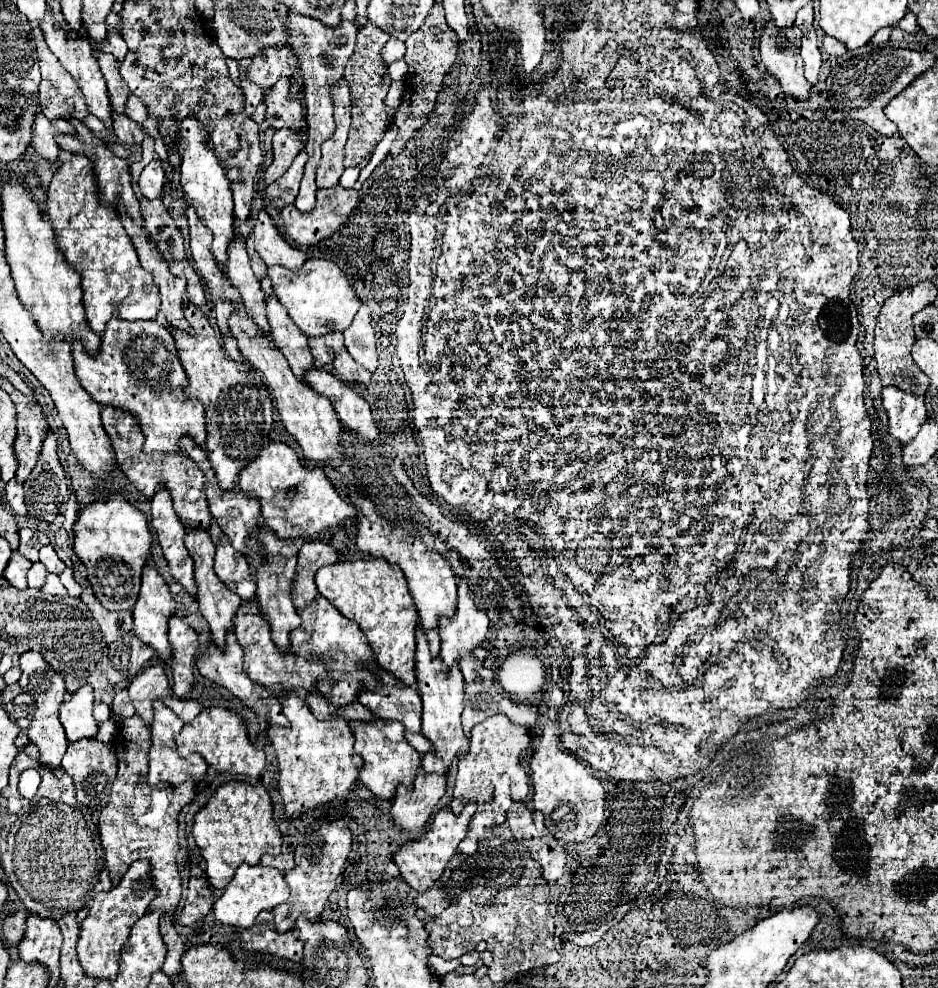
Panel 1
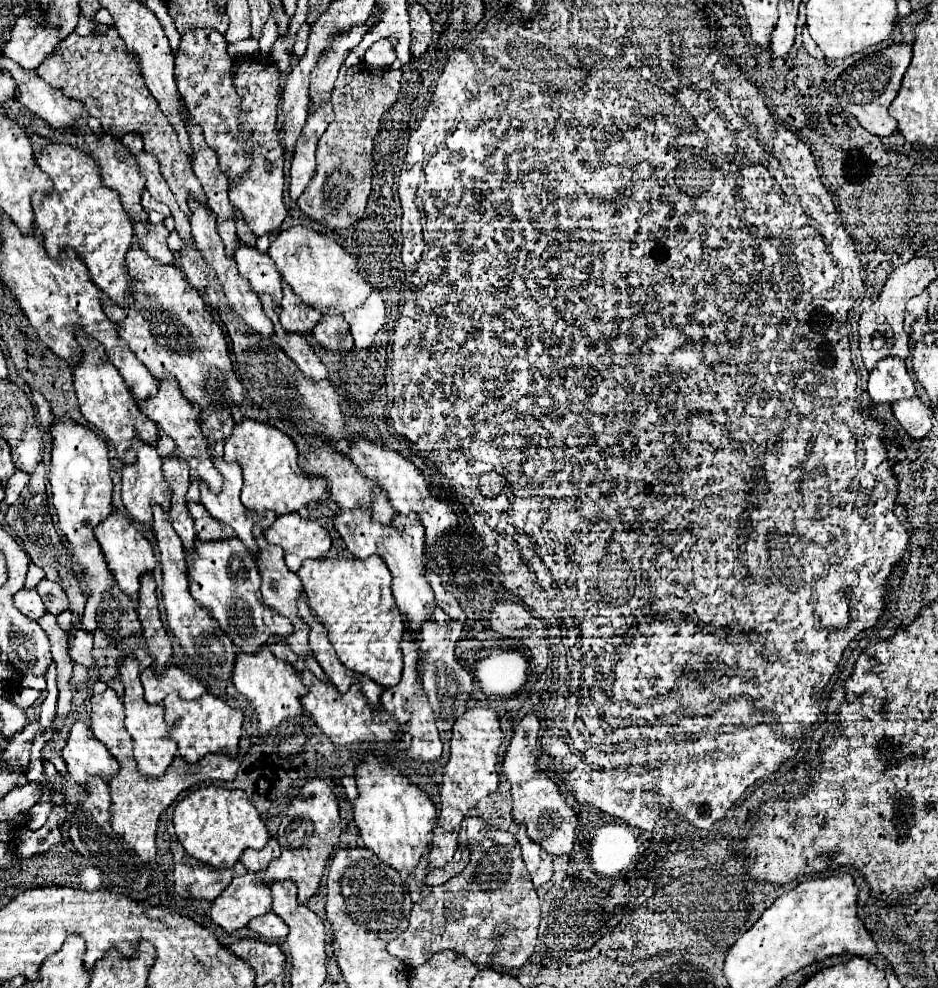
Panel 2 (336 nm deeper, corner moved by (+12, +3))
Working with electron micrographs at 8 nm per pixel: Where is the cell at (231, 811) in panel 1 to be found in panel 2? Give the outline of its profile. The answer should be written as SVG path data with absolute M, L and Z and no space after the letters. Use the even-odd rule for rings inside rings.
M214 785L192 791L176 805L174 829L188 855L214 869L228 869L240 859L244 849L262 849L268 843L268 829L248 795L240 789L230 791Z

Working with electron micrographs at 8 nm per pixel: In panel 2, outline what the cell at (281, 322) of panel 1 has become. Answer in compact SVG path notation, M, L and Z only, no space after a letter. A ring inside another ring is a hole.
M244 243L236 249L236 263L238 273L250 283L250 291L258 297L270 295L276 305L282 301L282 279L276 267L272 265L272 259L268 253L258 253L258 249L252 249Z

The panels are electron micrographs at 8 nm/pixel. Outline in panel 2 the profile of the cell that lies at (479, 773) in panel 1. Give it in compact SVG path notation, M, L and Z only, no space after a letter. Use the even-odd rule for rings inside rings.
M486 707L468 709L454 723L450 739L450 761L444 767L442 789L440 789L440 814L432 833L432 845L428 855L430 867L440 869L448 861L452 861L458 849L458 831L462 815L468 813L484 795L492 795L496 791L496 785L500 783L496 773L500 745L502 745L502 729L494 709Z

